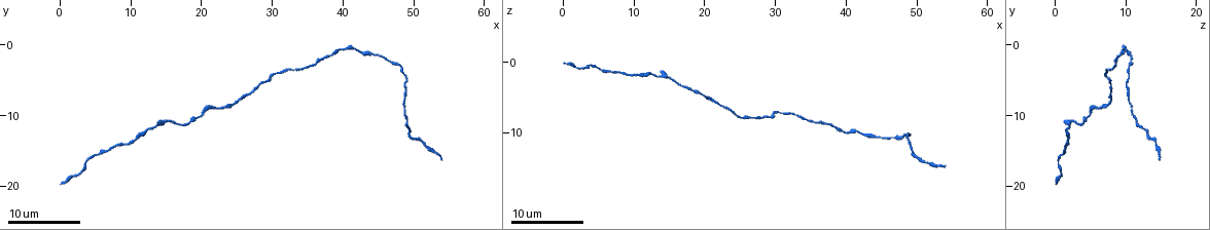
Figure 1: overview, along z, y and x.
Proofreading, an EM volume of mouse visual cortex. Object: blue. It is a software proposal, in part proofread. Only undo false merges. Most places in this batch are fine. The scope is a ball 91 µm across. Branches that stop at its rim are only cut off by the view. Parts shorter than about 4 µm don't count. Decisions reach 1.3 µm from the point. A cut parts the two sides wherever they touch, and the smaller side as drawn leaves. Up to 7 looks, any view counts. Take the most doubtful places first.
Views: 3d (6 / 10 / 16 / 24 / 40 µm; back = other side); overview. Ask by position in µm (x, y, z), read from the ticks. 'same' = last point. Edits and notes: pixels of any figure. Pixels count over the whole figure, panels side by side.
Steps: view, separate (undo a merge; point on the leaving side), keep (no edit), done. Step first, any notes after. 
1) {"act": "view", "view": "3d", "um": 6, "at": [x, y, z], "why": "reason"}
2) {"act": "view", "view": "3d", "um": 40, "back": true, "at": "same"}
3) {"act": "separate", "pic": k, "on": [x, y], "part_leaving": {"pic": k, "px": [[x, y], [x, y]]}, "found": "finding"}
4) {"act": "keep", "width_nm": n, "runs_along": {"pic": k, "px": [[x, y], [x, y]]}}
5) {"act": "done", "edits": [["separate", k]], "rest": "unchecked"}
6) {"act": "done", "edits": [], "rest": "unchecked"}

{"act": "view", "view": "3d", "um": 10, "at": [13.5, 12.0, 2.0], "why": "thin neck"}

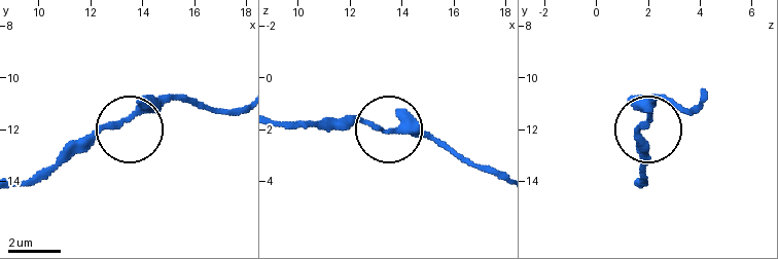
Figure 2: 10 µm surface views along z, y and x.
{"act": "view", "view": "3d", "um": 6, "at": [13.2, 11.6, 1.9], "why": "closer look"}

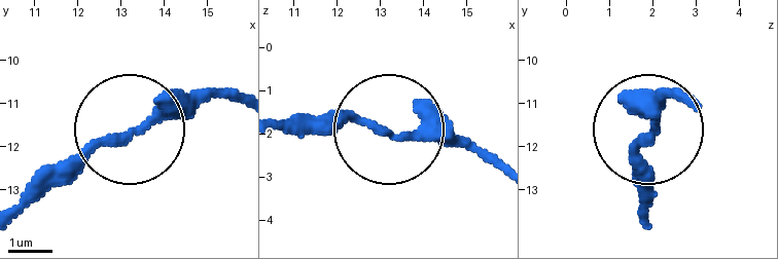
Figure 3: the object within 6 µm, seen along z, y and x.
{"act": "keep", "runs_along": {"pic": 3, "px": [[498, 167], [365, 119], [281, 119]]}, "found": "one neuron here"}

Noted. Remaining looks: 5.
{"act": "view", "view": "3d", "um": 16, "at": [49.0, 10.5, 11.5], "why": "thick turns thin"}

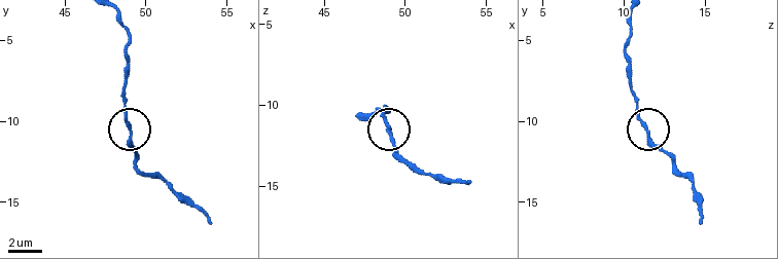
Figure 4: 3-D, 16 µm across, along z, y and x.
{"act": "view", "view": "3d", "um": 16, "back": true, "at": [48.9, 10.4, 11.4]}

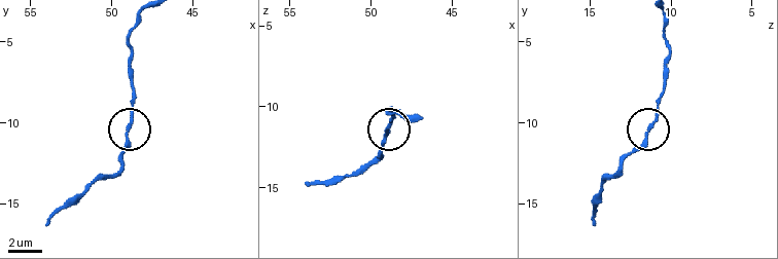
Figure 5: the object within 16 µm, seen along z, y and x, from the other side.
{"act": "keep", "width_nm": 180, "runs_along": {"pic": 5, "px": [[665, 19], [669, 73], [657, 118], [644, 139], [621, 162]]}, "found": "all the same neuron"}

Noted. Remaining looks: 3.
{"act": "view", "view": "3d", "um": 16, "at": [46.0, 2.5, 10.5], "why": "sudden change in width"}

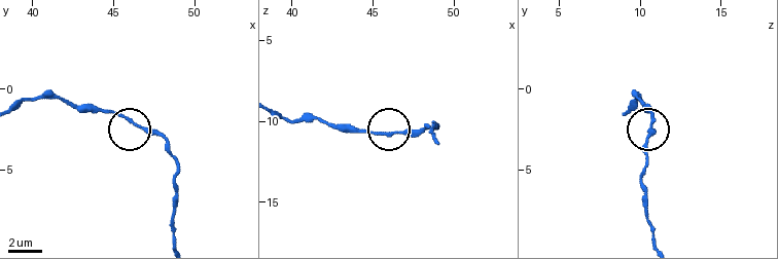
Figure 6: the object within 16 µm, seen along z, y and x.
{"act": "keep", "runs_along": {"pic": 6, "px": [[276, 113], [363, 131], [413, 131], [428, 126]]}, "found": "all the same neuron"}

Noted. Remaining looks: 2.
{"act": "view", "view": "3d", "um": 10, "at": [40.0, 0.5, 10.0], "why": "narrows sharply"}

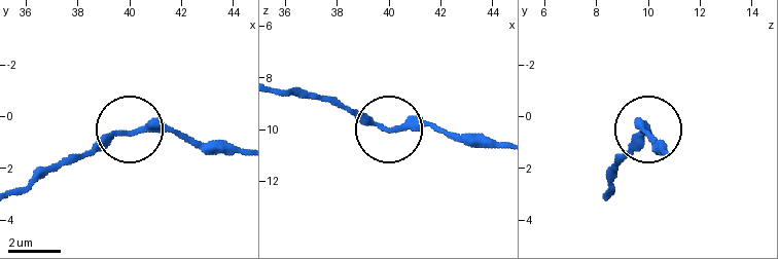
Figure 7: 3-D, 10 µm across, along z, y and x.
{"act": "keep", "runs_along": {"pic": 7, "px": [[18, 191], [138, 130], [188, 136]]}, "found": "one neuron here"}

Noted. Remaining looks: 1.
{"act": "done", "edits": [], "rest": "unchecked"}

